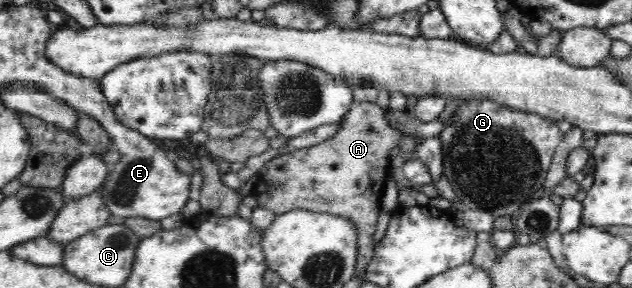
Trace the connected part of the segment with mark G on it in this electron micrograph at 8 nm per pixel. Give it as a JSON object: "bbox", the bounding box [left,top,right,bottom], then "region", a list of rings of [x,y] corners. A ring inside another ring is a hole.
{"bbox":[439,99,572,217],"region":[[[462,99],[457,106],[457,110],[451,115],[450,123],[440,132],[439,137],[441,139],[442,150],[442,167],[444,170],[445,177],[449,181],[452,191],[456,194],[456,201],[463,203],[465,209],[472,209],[475,211],[488,211],[493,214],[493,217],[503,217],[504,215],[510,216],[513,210],[520,210],[529,201],[536,200],[541,193],[541,186],[544,184],[545,177],[558,144],[562,142],[563,136],[570,130],[572,124],[569,124],[567,120],[549,119],[535,113],[528,113],[512,108],[506,107],[505,105],[496,103],[491,100],[467,100]]]}

